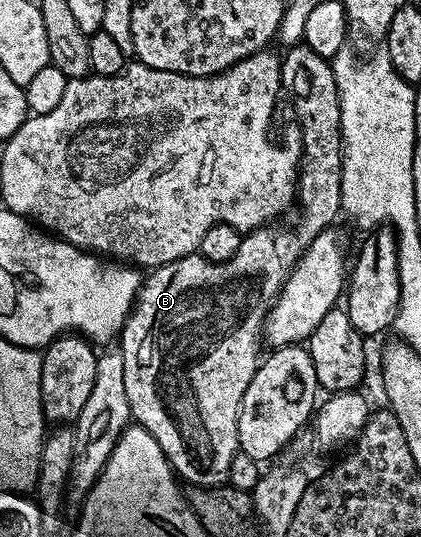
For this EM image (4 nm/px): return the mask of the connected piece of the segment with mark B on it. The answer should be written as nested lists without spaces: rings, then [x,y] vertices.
[[[307,45],[290,46],[284,53],[281,58],[281,84],[284,93],[289,93],[293,101],[293,114],[301,125],[295,199],[297,214],[290,213],[284,220],[248,231],[242,237],[239,252],[235,252],[235,256],[226,262],[212,262],[195,253],[178,262],[156,267],[150,273],[153,275],[142,281],[129,319],[119,335],[132,421],[155,436],[178,479],[182,483],[189,482],[190,487],[216,488],[228,483],[231,460],[239,452],[239,408],[243,392],[247,392],[247,384],[251,384],[262,357],[265,318],[311,240],[315,240],[319,232],[330,229],[337,214],[342,213],[341,177],[345,151],[341,149],[341,97],[337,91],[335,72],[330,59],[319,56],[319,52],[311,52]]]

